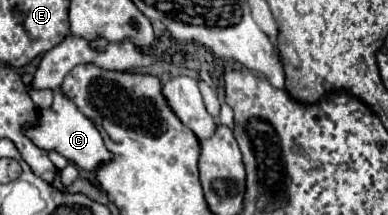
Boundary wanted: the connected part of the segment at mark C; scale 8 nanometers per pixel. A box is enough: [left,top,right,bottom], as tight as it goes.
[27,91,113,171]

